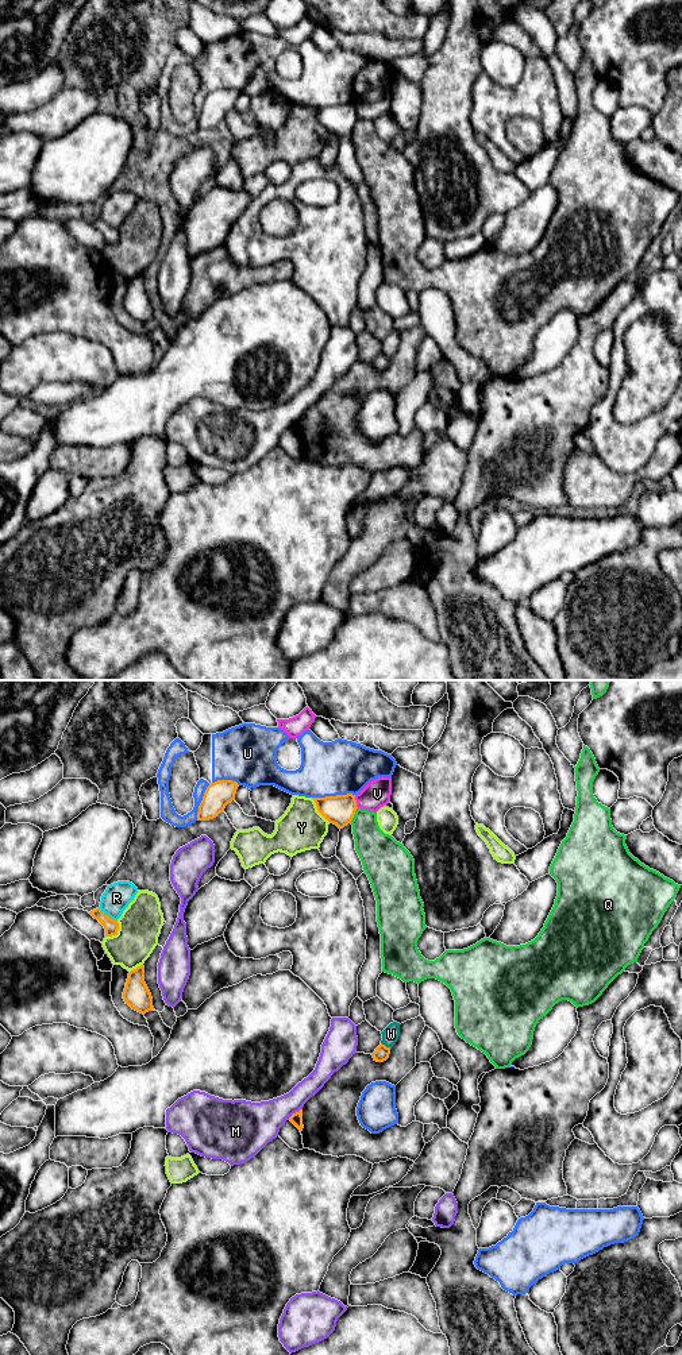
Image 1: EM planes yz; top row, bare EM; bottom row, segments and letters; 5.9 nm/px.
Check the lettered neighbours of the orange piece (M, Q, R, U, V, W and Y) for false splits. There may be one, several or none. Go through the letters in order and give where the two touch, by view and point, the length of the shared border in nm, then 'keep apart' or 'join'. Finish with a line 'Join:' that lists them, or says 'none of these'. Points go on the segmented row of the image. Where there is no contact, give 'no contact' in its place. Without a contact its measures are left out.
M: meets orange in yz at (296, 1112); contact 110 nm long; keep apart
Q: meets orange in yz at (353, 815); contact 100 nm long; keep apart
R: meets orange in yz at (107, 915); contact 140 nm long; keep apart
U: meets orange in yz at (332, 796); contact 260 nm long; keep apart
V: meets orange in yz at (355, 802); contact 80 nm long; keep apart
W: meets orange in yz at (385, 1046); contact 70 nm long; keep apart
Y: meets orange in yz at (318, 810); contact 190 nm long; keep apart
Join: none of these

